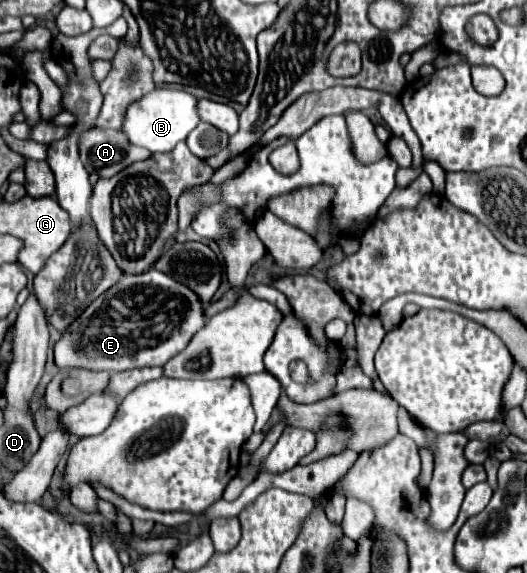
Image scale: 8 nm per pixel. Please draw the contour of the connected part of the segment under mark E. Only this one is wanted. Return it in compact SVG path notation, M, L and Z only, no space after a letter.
M154 267L140 275L124 275L114 287L100 295L86 311L66 327L54 345L54 363L58 369L88 369L88 371L126 371L136 367L162 367L176 353L180 353L190 337L204 325L204 311L200 299L182 283L156 271Z

